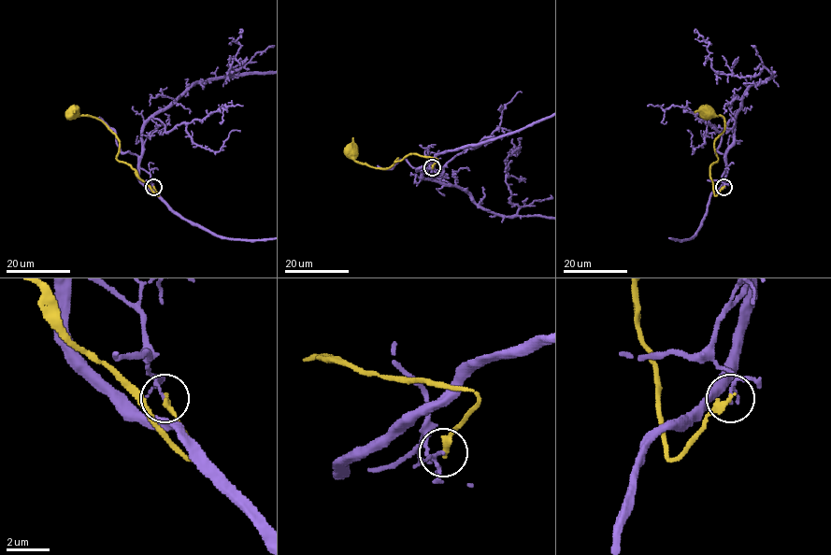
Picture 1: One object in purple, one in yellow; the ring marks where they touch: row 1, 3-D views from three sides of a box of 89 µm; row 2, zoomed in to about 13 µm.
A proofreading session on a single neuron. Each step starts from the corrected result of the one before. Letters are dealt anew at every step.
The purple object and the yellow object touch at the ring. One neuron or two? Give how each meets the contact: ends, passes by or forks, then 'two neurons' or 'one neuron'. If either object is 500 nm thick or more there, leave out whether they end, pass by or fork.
purple passes by; yellow ends there; two neurons

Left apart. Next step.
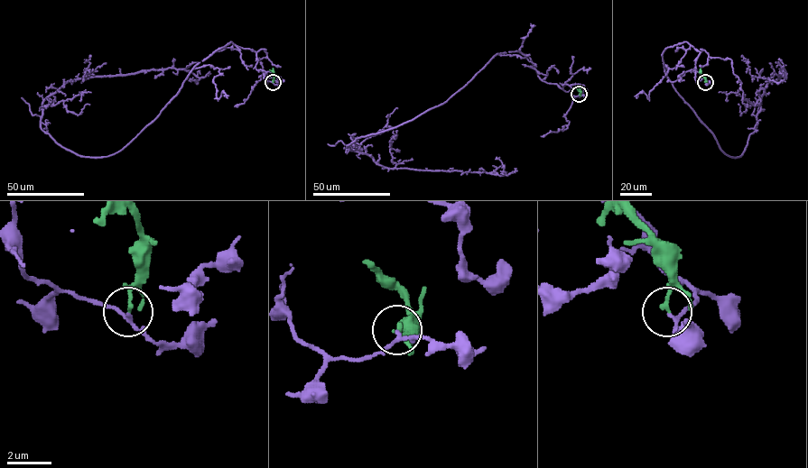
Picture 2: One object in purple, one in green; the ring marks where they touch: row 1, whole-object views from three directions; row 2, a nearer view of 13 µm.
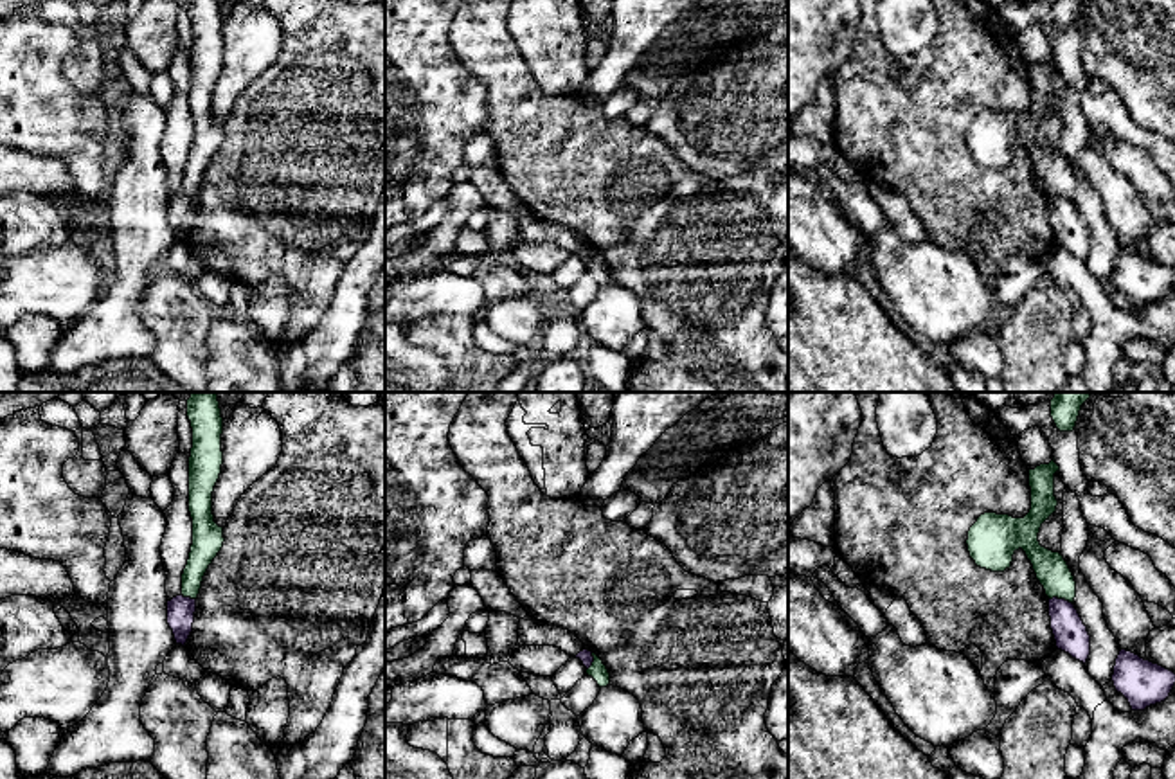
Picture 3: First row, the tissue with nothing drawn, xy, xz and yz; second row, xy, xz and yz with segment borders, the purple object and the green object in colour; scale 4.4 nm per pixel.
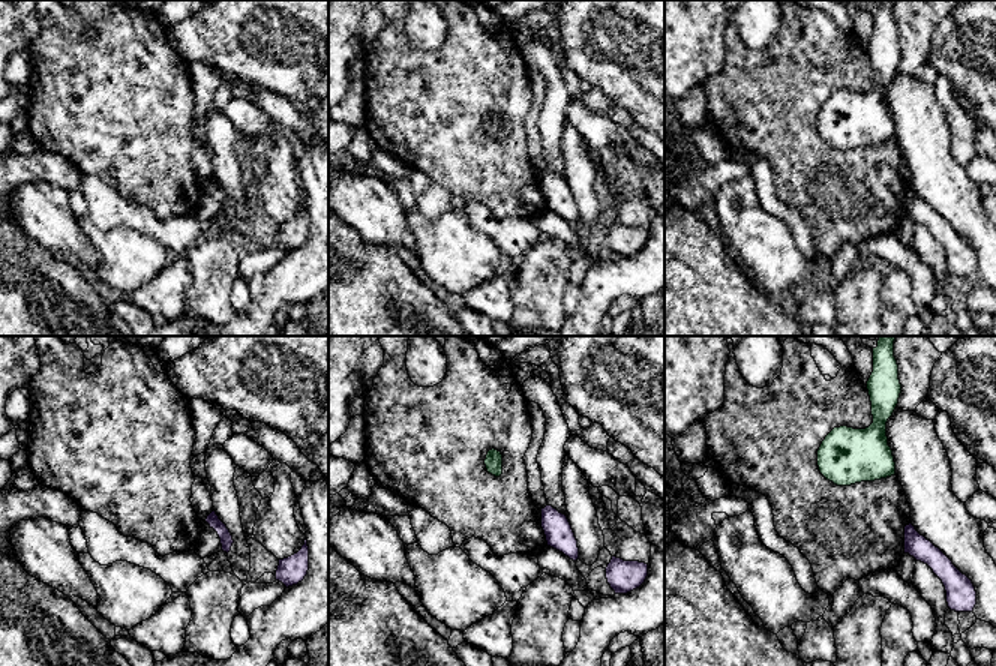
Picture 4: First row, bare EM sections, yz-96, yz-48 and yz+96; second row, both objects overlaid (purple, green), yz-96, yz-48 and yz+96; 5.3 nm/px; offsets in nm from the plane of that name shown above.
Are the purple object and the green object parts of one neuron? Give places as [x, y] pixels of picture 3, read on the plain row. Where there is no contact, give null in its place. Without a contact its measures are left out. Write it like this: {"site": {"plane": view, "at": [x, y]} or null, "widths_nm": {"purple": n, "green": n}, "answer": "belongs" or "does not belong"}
{"site": {"plane": "yz", "at": [1060, 196]}, "widths_nm": {"purple": 150, "green": 150}, "answer": "does not belong"}

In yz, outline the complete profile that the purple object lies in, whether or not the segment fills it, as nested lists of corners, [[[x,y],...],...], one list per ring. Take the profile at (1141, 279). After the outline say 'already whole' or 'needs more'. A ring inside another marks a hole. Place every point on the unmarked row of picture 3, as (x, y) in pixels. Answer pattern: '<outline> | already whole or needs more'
[[[1121,246],[1116,255],[1112,279],[1116,288],[1128,297],[1132,308],[1144,308],[1170,293],[1175,282],[1175,270]]] | already whole

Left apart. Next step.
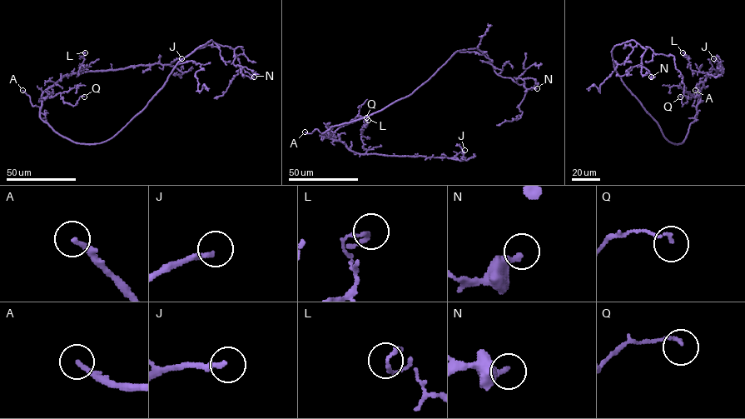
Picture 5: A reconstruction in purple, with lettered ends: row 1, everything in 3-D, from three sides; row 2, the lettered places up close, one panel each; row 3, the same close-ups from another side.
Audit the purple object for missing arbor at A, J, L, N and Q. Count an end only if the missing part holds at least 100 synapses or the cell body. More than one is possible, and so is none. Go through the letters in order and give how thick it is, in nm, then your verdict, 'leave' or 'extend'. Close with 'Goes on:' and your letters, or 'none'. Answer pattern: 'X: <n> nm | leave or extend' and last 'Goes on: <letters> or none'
A: 200 nm | extend
J: 200 nm | leave
L: 140 nm | leave
N: 320 nm | leave
Q: 120 nm | leave
Goes on: A

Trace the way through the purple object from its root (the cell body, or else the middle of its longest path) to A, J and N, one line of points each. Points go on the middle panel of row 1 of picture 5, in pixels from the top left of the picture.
A: (397, 101), (366, 117), (332, 127), (323, 133), (316, 128), (310, 133), (305, 132)
J: (397, 101), (366, 117), (332, 127), (323, 133), (324, 137), (340, 141), (361, 154), (451, 157), (464, 150)
N: (397, 101), (457, 51), (474, 48), (487, 54), (498, 75), (516, 82), (520, 77), (525, 88), (537, 88)

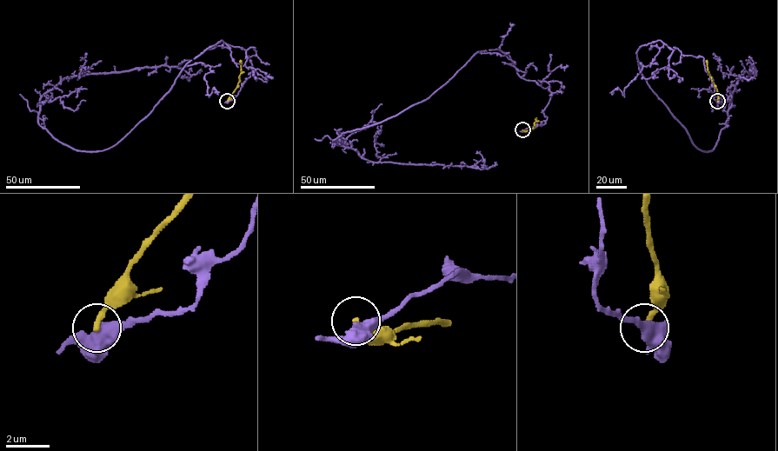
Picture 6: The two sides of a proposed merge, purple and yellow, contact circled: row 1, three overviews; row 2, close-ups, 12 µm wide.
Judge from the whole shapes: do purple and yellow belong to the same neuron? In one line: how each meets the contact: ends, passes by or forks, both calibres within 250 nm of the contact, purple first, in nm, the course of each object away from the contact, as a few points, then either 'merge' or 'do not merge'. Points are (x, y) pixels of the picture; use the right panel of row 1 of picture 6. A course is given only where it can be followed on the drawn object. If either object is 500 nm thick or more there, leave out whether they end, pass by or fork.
550 nm thick on the purple side, 240 nm on the other; purple runs (717, 101), (702, 56), (660, 40), (636, 51), (703, 151), (754, 65), (741, 77); yellow runs (717, 101), (717, 90), (705, 61); do not merge

